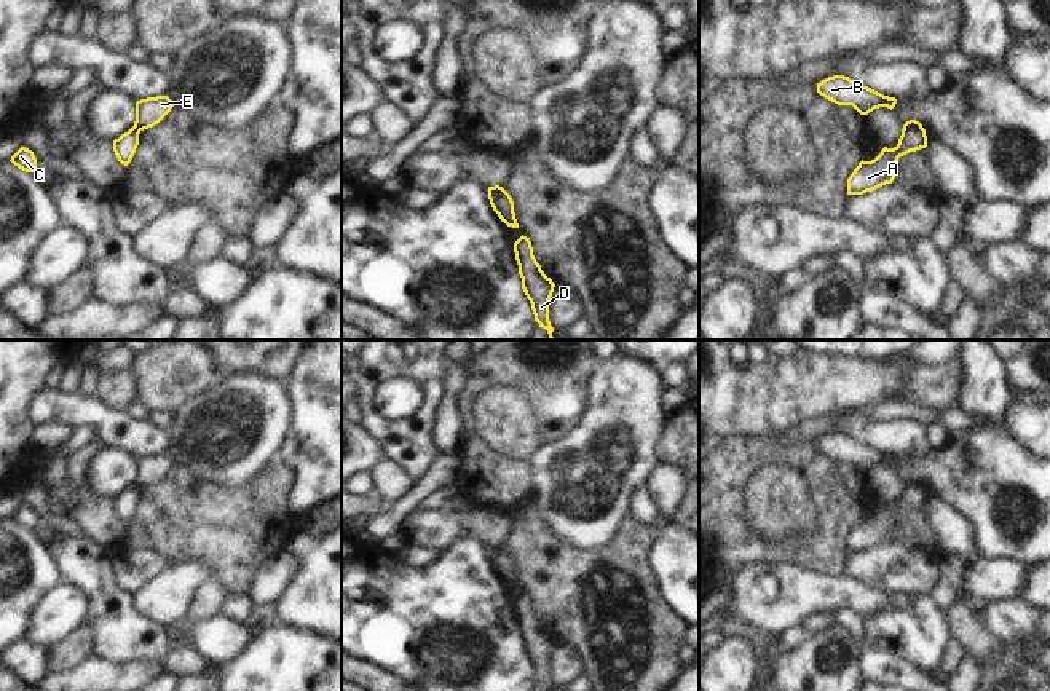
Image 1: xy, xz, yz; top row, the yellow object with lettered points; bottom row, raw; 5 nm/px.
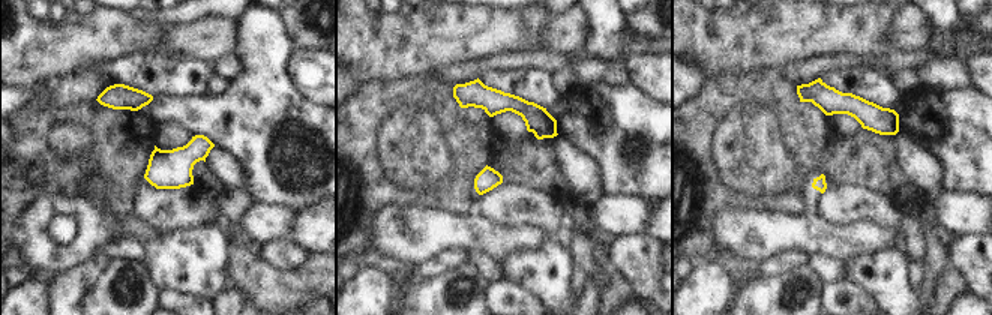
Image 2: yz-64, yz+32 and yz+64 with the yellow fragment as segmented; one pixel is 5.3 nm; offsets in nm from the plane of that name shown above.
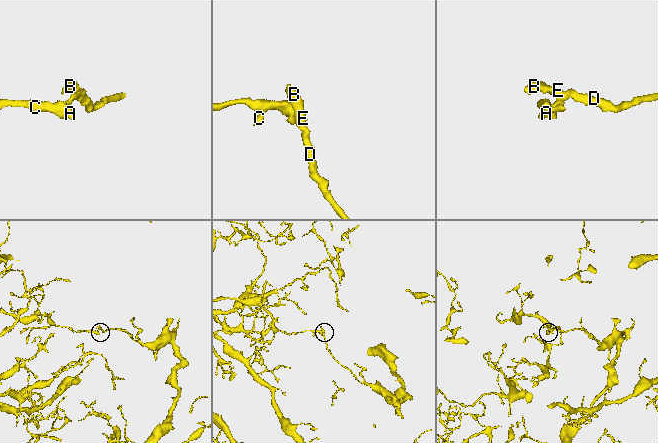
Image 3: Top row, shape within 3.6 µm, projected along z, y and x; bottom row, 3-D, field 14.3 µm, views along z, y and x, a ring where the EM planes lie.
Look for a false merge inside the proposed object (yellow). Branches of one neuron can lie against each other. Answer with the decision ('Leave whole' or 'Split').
Split.

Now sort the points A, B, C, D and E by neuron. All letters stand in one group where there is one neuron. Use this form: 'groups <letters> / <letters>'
groups A C / B D E

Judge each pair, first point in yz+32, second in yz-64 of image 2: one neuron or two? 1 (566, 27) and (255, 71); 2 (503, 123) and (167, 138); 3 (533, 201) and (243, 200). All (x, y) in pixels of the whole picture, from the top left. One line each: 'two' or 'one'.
1: two
2: one
3: two

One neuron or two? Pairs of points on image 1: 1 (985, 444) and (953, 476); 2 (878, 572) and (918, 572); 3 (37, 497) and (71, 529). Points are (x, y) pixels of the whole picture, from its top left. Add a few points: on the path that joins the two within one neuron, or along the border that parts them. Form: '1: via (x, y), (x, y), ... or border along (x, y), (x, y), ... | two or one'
1: via (985, 455), (969, 473), (964, 473) | one
2: via (888, 572), (908, 572) | one
3: via (40, 506), (55, 522), (61, 524) | one

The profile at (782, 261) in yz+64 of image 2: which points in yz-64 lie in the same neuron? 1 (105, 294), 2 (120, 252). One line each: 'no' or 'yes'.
1: no
2: no

